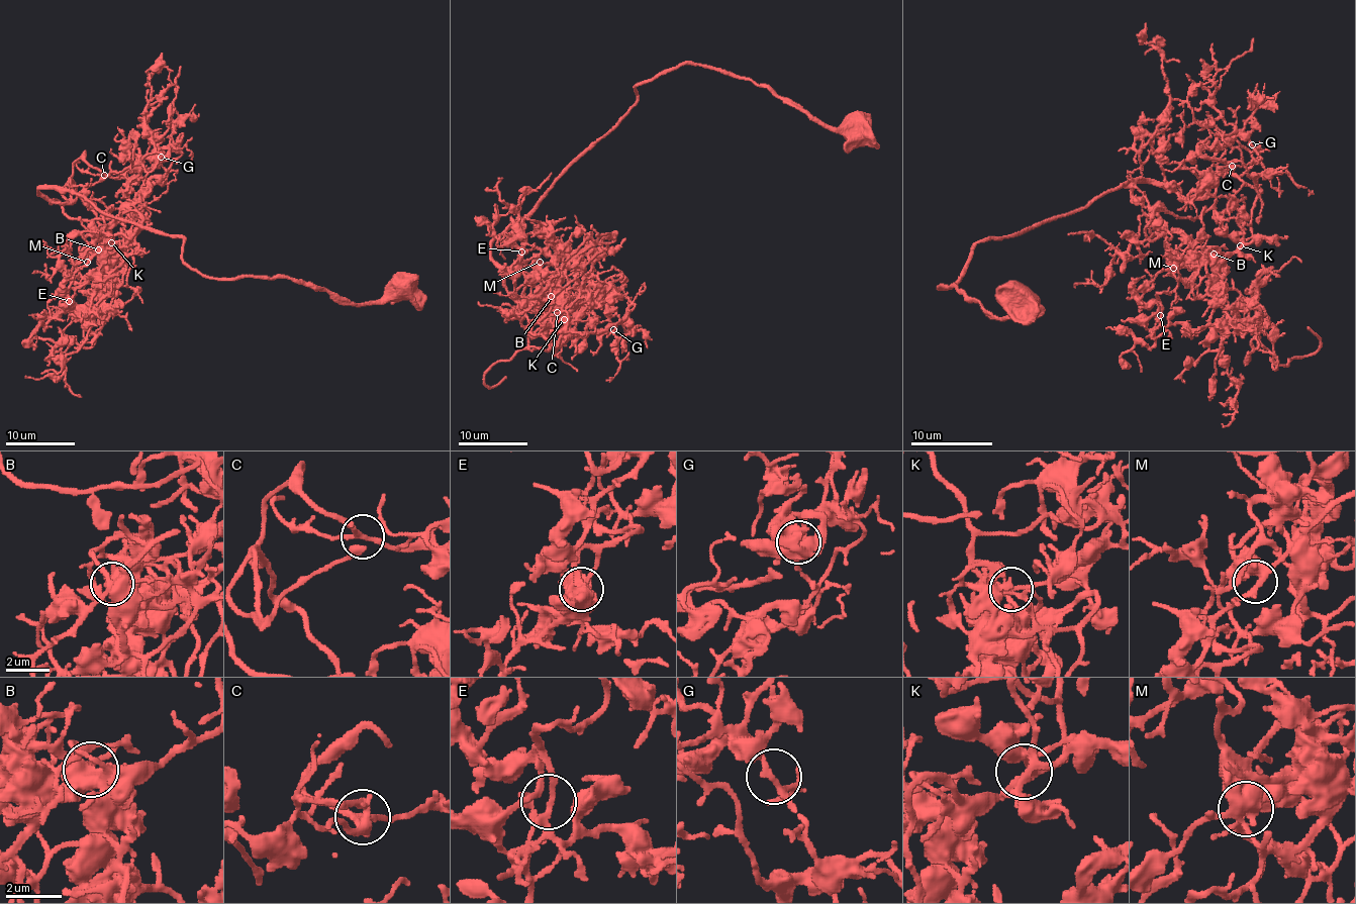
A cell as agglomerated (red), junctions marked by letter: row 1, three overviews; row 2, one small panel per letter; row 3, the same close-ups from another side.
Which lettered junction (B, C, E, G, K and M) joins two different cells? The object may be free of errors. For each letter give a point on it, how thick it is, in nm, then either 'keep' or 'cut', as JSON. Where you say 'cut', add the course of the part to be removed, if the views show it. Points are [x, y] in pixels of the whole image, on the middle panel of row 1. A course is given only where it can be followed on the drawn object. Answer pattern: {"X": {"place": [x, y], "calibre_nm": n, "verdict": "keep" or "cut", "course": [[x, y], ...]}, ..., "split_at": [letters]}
{"B": {"place": [551, 296], "calibre_nm": 240, "verdict": "cut", "course": [[552, 297], [566, 300], [530, 329], [548, 350], [523, 347], [497, 361], [484, 382], [490, 387], [506, 377]]}, "C": {"place": [557, 312], "calibre_nm": 200, "verdict": "keep"}, "E": {"place": [521, 252], "calibre_nm": 170, "verdict": "keep"}, "G": {"place": [613, 329], "calibre_nm": 180, "verdict": "keep"}, "K": {"place": [564, 319], "calibre_nm": 200, "verdict": "keep"}, "M": {"place": [540, 262], "calibre_nm": 260, "verdict": "keep"}, "split_at": ["B"]}

